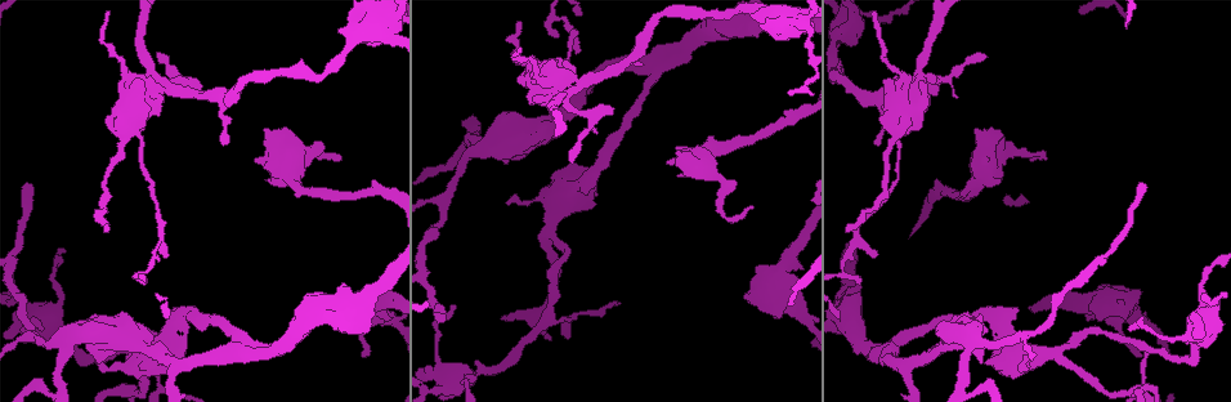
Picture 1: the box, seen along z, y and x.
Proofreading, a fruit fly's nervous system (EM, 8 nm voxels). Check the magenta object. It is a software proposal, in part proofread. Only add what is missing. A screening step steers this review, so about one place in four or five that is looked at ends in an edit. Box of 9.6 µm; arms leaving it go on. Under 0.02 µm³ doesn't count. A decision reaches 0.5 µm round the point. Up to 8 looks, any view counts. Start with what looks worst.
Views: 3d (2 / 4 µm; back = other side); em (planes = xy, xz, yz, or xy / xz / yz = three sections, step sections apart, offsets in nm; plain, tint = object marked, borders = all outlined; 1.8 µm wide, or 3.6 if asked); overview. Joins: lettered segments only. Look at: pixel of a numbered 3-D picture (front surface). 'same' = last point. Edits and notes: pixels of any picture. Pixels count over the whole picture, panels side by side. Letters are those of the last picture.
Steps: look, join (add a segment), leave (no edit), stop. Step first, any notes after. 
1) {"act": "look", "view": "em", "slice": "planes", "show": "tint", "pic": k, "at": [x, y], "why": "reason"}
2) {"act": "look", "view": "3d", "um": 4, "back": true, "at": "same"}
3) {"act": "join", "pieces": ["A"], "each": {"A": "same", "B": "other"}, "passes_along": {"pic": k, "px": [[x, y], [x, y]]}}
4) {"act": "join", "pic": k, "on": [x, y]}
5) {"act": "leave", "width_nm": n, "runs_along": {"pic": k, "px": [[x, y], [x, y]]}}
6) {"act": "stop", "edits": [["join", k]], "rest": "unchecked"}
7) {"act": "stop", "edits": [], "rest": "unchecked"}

{"act": "look", "view": "em", "slice": "planes", "show": "borders", "pic": 1, "at": [914, 100]}

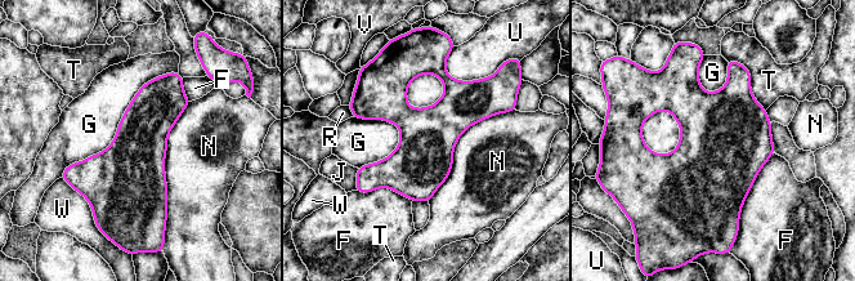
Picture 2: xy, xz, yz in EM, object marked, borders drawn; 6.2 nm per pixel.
{"act": "leave", "width_nm": 360, "each": {"F": "other", "G": "other", "J": "other", "N": "other", "R": "other", "T": "other", "U": "other", "V": "other", "W": "other"}, "border": {"pic": 2, "px": [[178, 71], [59, 177]]}, "found": "no lettered segment goes on from it"}

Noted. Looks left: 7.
{"act": "look", "view": "em", "slice": "yz", "step": 16, "show": "tint", "pic": 1, "at": [650, 66], "why": "branch point"}

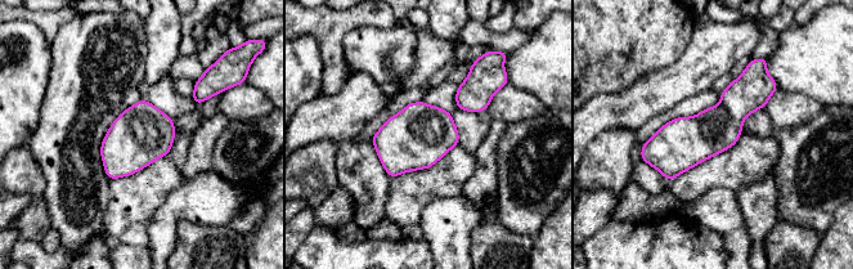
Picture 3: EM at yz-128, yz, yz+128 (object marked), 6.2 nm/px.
{"act": "look", "view": "em", "slice": "planes", "show": "borders", "at": "same", "why": "another direction"}

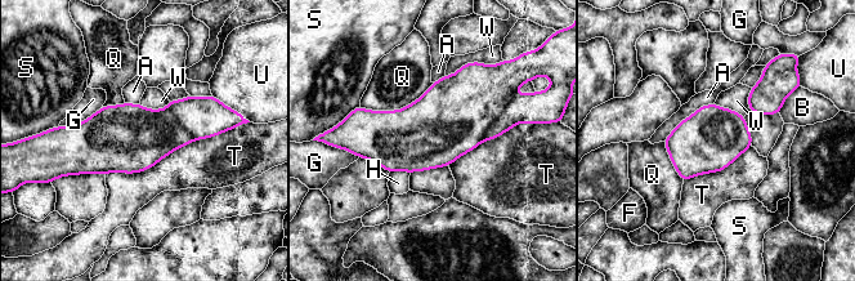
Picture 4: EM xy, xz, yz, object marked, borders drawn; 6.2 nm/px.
{"act": "leave", "each": {"A": "other", "B": "other", "F": "other", "G": "other", "H": "other", "Q": "other", "S": "other", "T": "other", "U": "other", "W": "other"}, "border": {"pic": 4, "px": [[233, 128], [106, 175]]}, "found": "no lettered segment goes on from it"}

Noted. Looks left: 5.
{"act": "look", "view": "3d", "um": 4, "pic": 1, "at": [444, 319], "why": "an open end"}

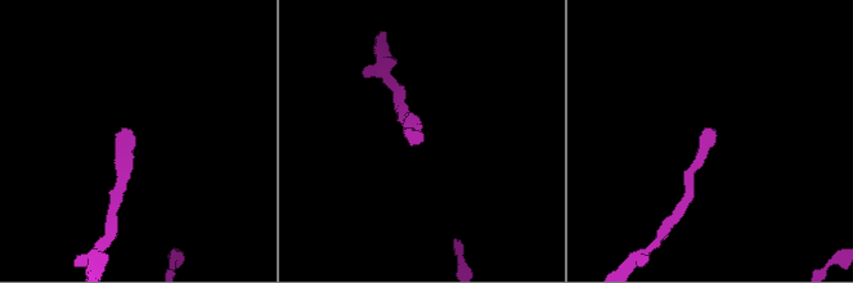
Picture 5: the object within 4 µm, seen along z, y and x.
{"act": "look", "view": "em", "slice": "planes", "show": "borders", "pic": 5, "at": [714, 131]}

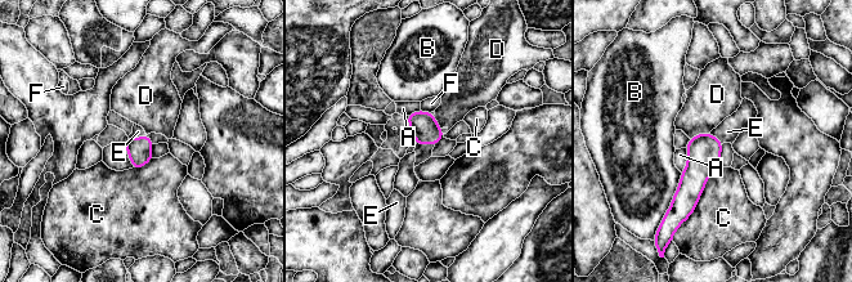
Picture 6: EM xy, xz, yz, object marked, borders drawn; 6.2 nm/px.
{"act": "join", "pieces": ["E"], "each": {"A": "other", "B": "other", "C": "other", "D": "other", "E": "same", "F": "other"}, "passes_along": {"pic": 6, "px": [[426, 130], [425, 143], [424, 152]]}, "found": "the neuron continues"}

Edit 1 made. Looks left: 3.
{"act": "stop", "edits": [["join", 6]], "rest": "unchecked"}

